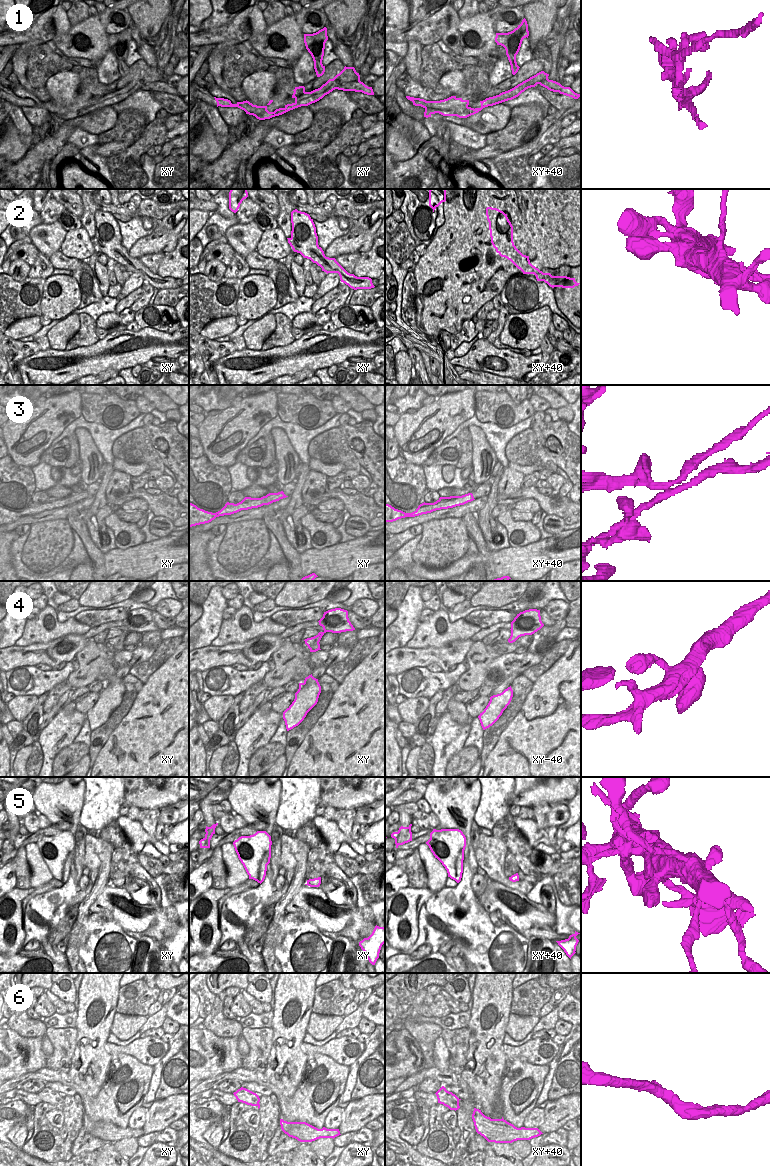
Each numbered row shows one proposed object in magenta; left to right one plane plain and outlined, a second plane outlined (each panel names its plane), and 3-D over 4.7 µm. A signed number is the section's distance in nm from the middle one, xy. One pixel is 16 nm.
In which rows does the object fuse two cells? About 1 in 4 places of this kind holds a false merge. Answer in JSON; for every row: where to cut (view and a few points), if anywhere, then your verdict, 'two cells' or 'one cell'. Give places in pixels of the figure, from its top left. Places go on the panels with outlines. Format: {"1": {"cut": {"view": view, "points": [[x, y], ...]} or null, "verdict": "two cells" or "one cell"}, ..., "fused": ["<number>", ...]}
{"1": {"cut": {"view": "xy+40", "points": [[473, 108], [470, 114]]}, "verdict": "two cells"}, "2": {"cut": null, "verdict": "one cell"}, "3": {"cut": {"view": "xy+40", "points": [[429, 503], [433, 507], [447, 508]]}, "verdict": "two cells"}, "4": {"cut": null, "verdict": "one cell"}, "5": {"cut": null, "verdict": "one cell"}, "6": {"cut": null, "verdict": "one cell"}, "fused": ["1", "3"]}

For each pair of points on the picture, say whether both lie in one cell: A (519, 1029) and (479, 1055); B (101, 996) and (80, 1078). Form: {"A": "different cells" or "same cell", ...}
{"A": "different cells", "B": "same cell"}

